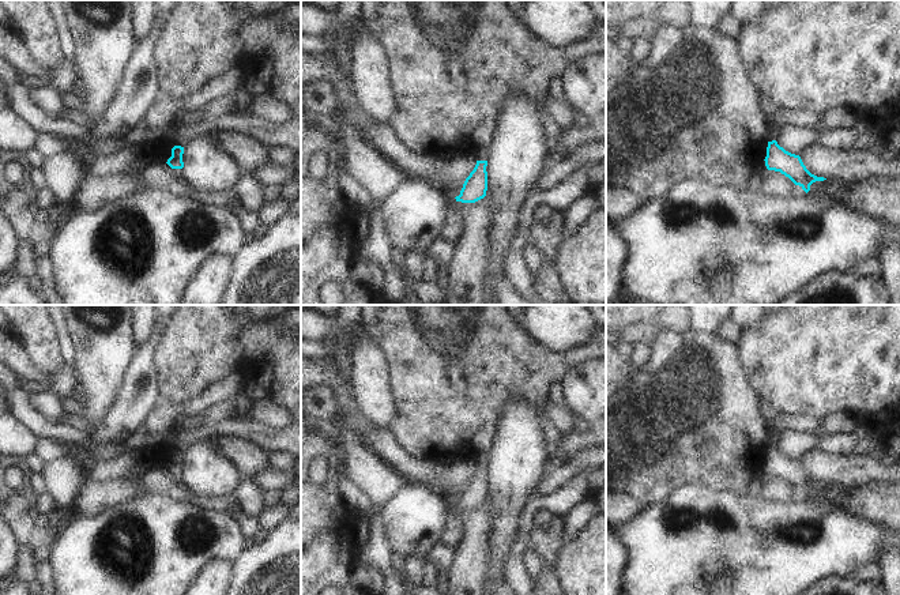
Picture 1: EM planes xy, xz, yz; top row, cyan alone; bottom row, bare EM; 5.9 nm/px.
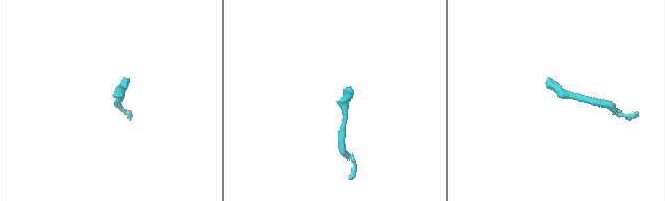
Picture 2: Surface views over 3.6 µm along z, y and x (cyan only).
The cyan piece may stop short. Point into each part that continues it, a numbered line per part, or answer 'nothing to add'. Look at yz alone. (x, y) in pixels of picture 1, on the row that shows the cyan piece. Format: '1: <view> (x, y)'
1: yz (754, 184)

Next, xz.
1: xz (482, 154)

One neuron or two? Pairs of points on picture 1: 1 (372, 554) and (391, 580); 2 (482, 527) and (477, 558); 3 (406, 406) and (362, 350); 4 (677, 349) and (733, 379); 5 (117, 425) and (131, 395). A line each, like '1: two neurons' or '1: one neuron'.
1: one neuron
2: one neuron
3: two neurons
4: one neuron
5: one neuron

